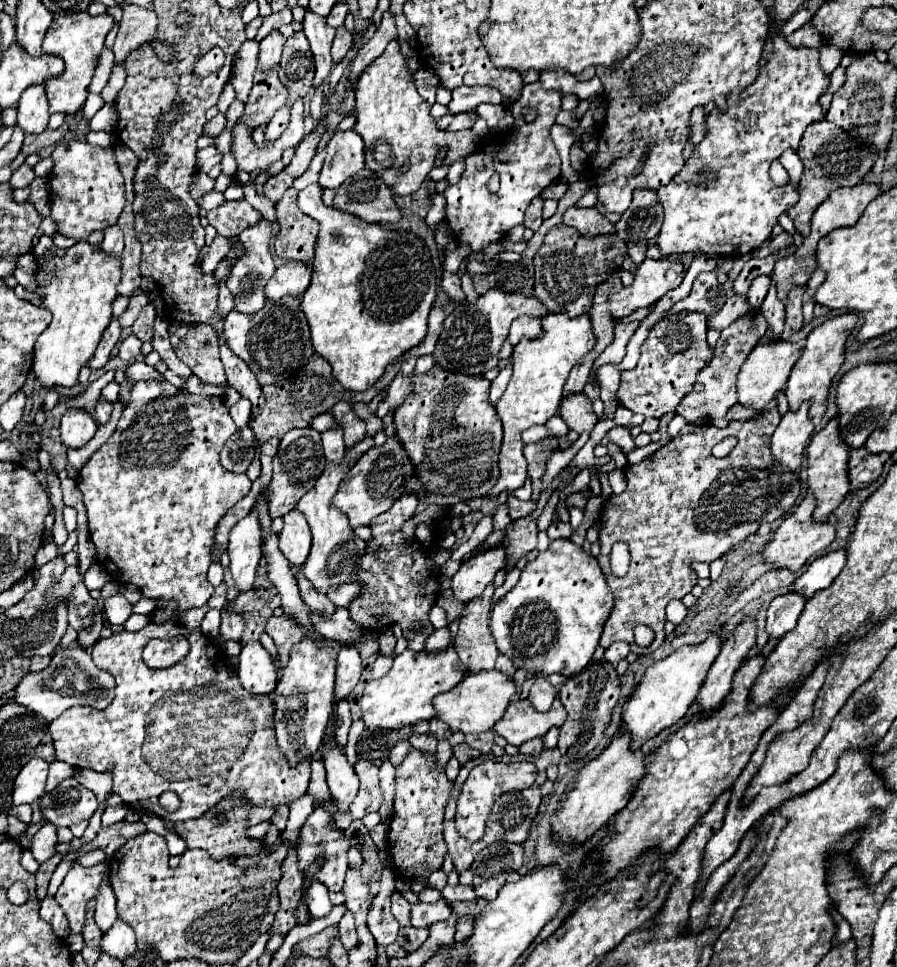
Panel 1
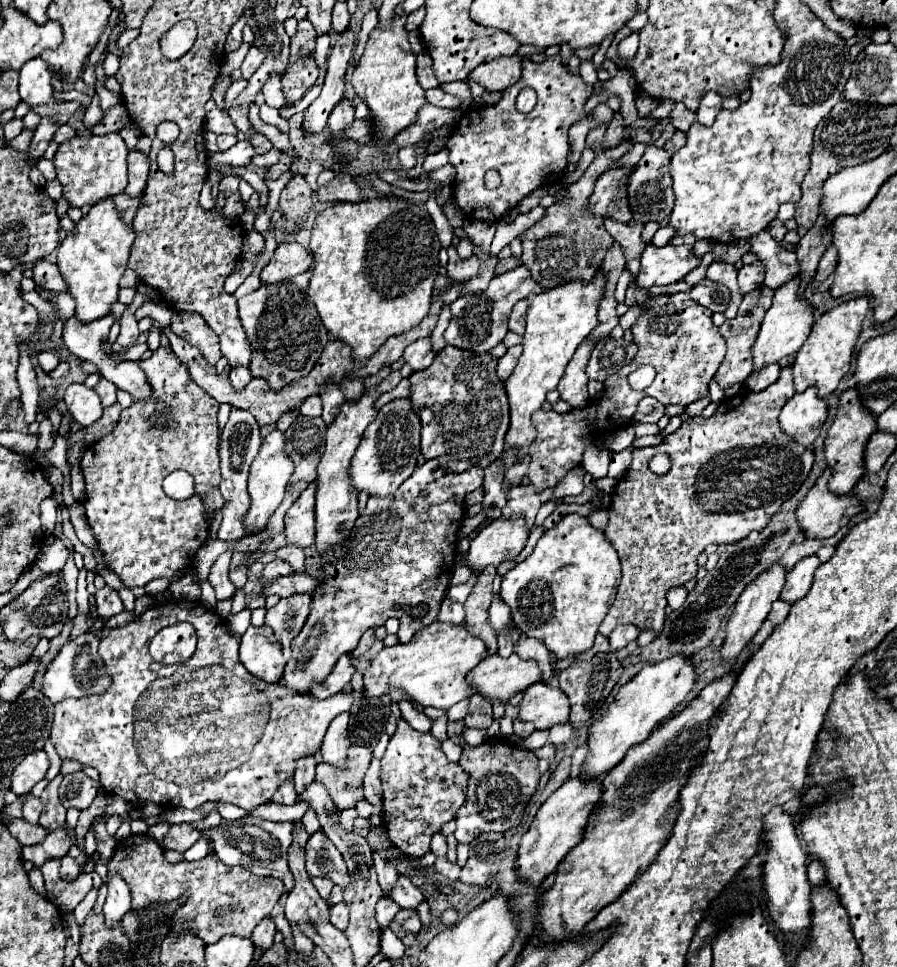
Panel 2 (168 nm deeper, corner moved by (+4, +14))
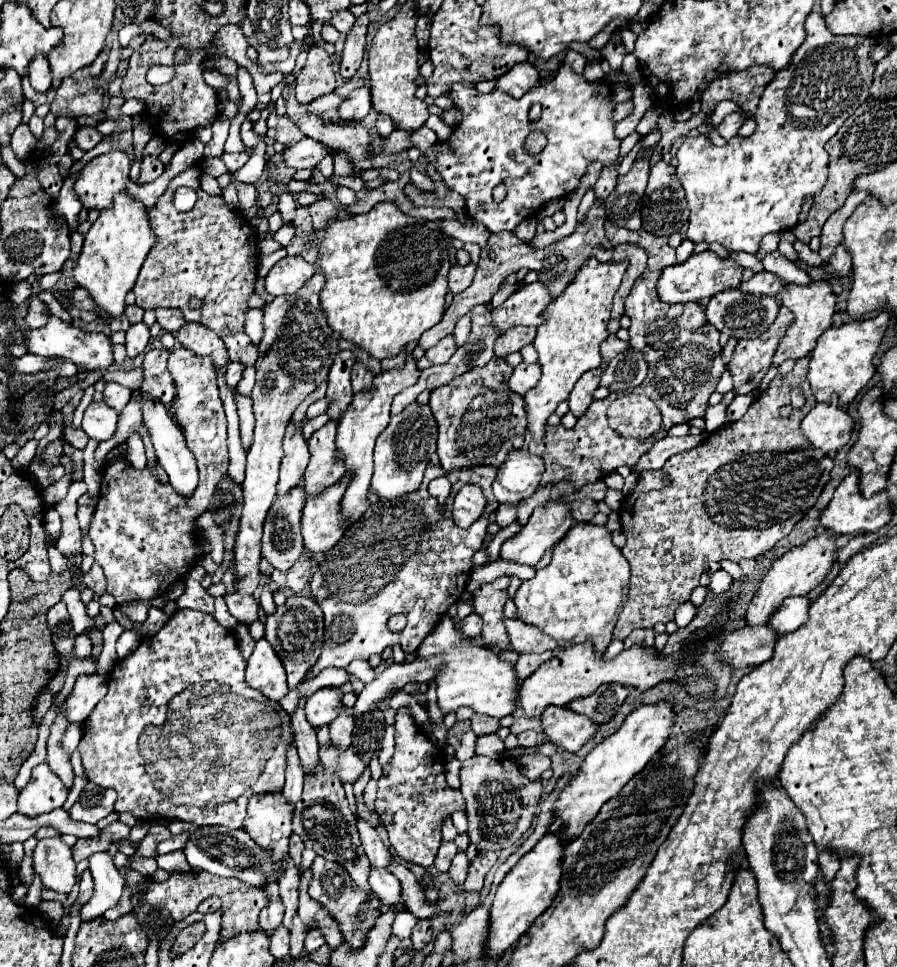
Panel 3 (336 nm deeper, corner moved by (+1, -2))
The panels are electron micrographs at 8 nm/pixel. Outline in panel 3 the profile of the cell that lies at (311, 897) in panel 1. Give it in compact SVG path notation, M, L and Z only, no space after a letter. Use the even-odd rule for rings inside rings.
M204 826L200 834L190 836L190 840L184 846L186 860L192 868L202 868L216 876L228 876L238 878L250 886L266 888L268 880L276 880L284 872L284 862L290 862L290 854L282 856L280 860L274 858L272 850L266 850L258 846L246 830L230 830L224 826Z

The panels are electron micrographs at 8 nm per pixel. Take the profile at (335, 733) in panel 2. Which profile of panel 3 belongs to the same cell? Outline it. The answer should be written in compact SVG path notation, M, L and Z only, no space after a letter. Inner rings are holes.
M342 708L340 714L338 714L338 718L334 722L330 722L330 740L332 740L334 748L346 750L350 746L352 728L354 728L352 710L350 708Z

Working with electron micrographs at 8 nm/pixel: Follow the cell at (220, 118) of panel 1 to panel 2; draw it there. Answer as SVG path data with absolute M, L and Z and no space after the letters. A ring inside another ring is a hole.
M245 78L235 80L235 82L231 84L231 88L227 90L227 96L225 96L225 108L229 108L229 106L233 104L233 100L245 90L245 86L247 86L247 80L245 80Z

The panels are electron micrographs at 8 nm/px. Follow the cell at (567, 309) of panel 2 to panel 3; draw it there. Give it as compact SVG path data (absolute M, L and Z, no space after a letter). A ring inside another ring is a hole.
M588 260L576 274L576 278L568 284L568 288L548 304L548 308L542 312L544 324L538 326L534 348L538 352L538 364L542 368L542 376L538 384L524 394L526 402L526 414L528 424L526 430L530 432L534 442L542 442L544 428L548 416L556 410L556 406L564 400L568 400L570 390L582 376L582 372L598 368L602 364L600 358L600 342L608 338L608 320L610 320L610 308L612 298L620 286L620 280L624 276L626 264L614 264L614 262L598 262Z

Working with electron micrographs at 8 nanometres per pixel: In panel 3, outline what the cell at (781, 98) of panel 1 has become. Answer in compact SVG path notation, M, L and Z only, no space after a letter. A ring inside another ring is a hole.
M810 12L806 18L806 40L794 52L788 70L778 72L760 96L754 120L756 130L752 136L734 136L724 146L714 146L708 136L700 134L686 138L676 152L676 176L686 192L690 208L686 238L692 242L718 242L730 252L754 254L760 240L768 232L792 230L798 224L802 204L808 196L816 196L826 184L828 154L824 144L846 122L848 116L868 98L874 62L868 52L876 42L868 36L836 36L828 32L824 16Z

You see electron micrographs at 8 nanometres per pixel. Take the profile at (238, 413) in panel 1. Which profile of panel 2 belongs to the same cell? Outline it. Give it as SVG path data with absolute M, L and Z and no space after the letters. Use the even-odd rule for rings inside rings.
M233 368L229 378L231 378L231 384L235 388L245 388L251 380L251 374L249 374L249 368Z

